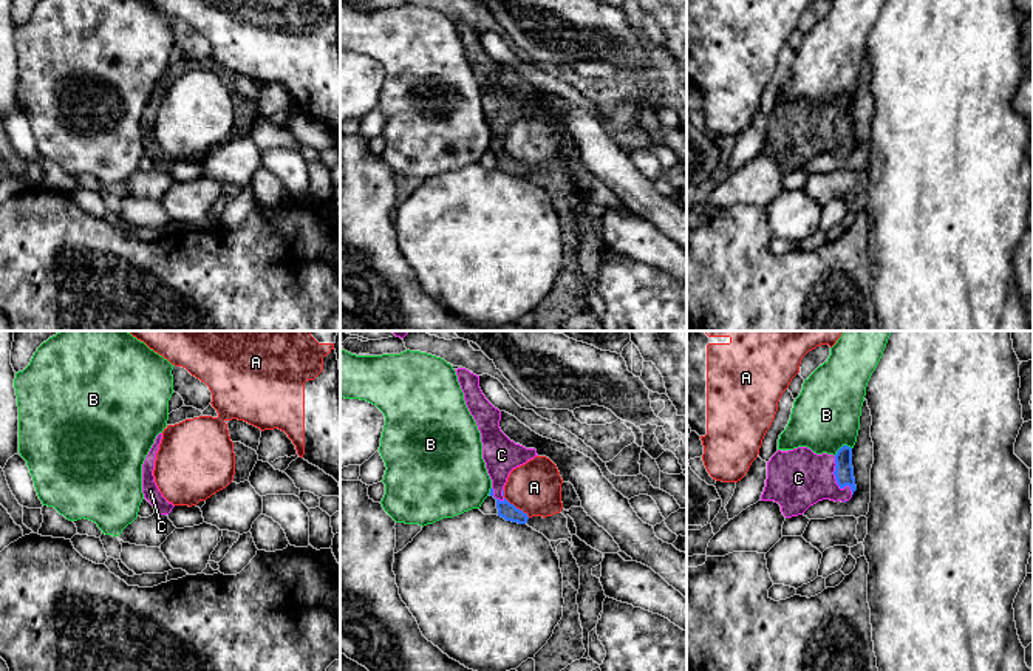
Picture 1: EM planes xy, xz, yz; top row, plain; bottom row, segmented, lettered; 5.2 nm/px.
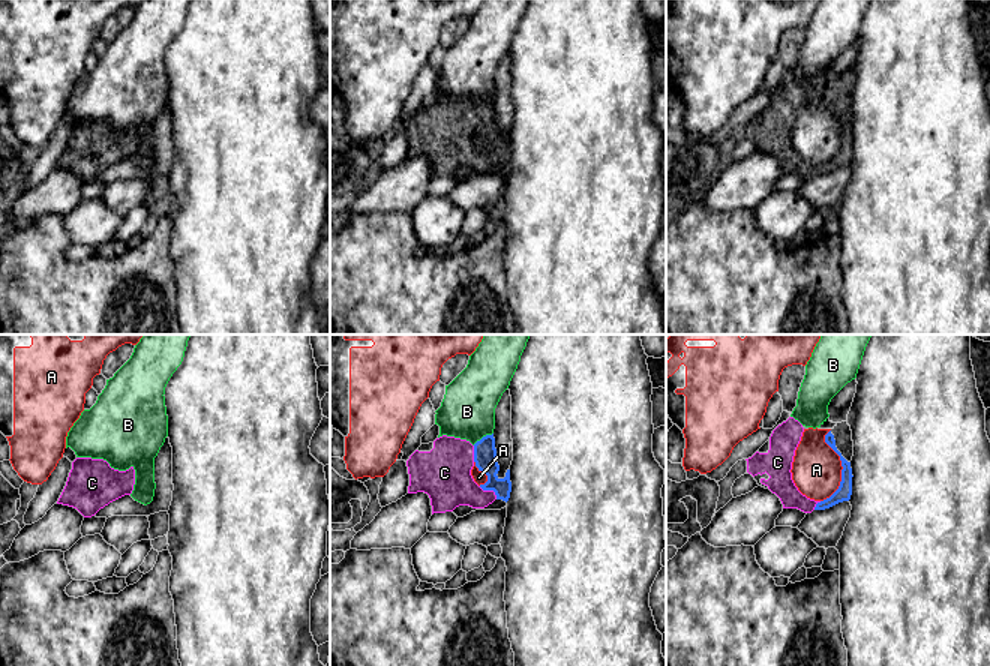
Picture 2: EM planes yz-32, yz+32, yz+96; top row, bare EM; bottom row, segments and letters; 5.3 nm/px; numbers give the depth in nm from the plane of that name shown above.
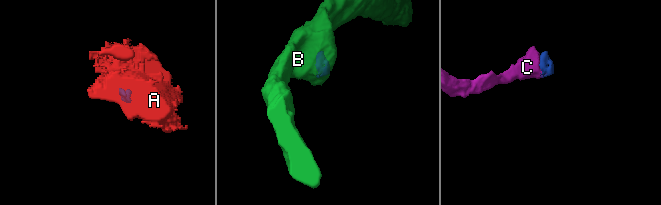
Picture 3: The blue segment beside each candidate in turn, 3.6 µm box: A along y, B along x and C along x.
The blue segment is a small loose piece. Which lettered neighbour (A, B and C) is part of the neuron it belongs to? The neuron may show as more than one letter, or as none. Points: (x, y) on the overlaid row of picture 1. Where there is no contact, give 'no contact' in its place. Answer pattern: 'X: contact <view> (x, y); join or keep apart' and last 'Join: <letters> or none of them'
A: contact xz (512, 504); keep apart
B: contact yz (842, 447); keep apart
C: contact yz (835, 478); join
Join: C

